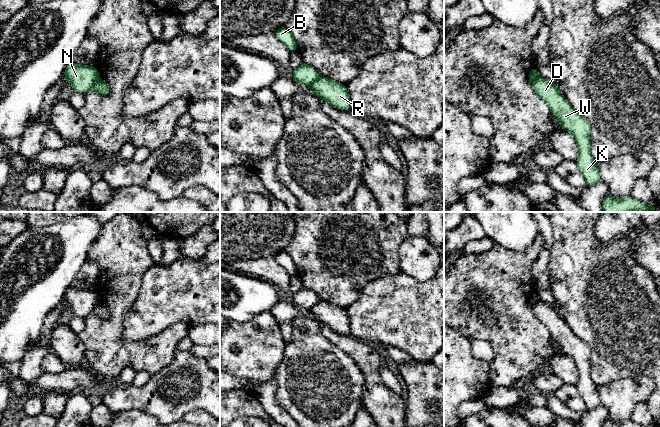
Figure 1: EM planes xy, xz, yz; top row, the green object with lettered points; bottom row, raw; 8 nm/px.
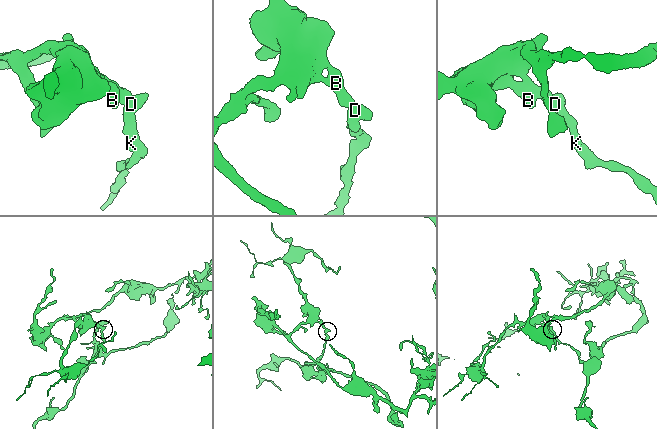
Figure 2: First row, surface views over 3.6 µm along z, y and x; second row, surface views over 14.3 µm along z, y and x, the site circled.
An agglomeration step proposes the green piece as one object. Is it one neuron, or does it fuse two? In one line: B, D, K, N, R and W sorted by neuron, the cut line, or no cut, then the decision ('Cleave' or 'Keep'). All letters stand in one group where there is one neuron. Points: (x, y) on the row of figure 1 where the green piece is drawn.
Groups: B N / D K R W. Split along xy (98, 77), (90, 89). Cleave

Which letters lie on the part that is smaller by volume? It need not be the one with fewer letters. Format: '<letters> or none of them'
D, K, R, W

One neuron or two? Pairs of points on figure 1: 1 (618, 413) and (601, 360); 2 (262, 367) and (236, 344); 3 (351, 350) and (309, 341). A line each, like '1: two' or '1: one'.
1: two
2: one
3: two

